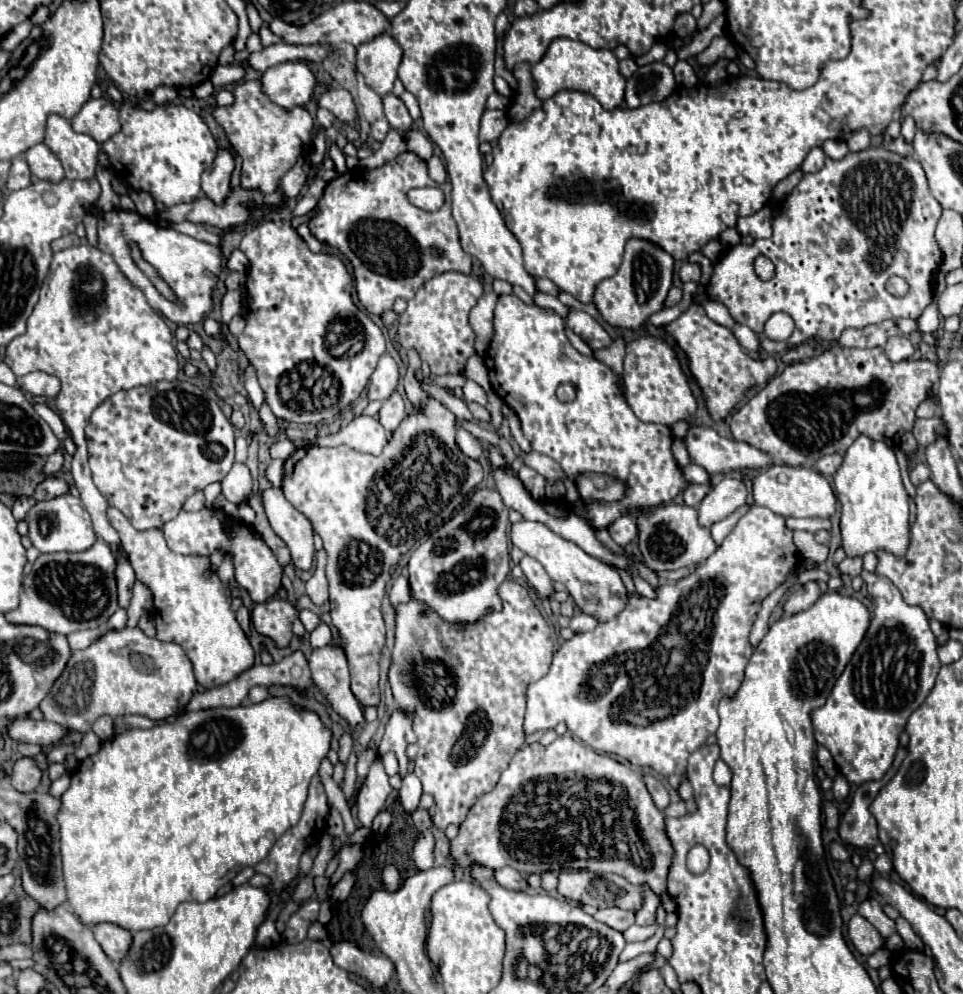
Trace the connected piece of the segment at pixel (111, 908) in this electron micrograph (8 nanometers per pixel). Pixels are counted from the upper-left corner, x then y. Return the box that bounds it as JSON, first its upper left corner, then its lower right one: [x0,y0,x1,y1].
[56,696,330,932]

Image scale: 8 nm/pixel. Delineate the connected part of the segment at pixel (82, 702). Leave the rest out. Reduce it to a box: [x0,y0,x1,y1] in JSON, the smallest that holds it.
[40,628,198,734]

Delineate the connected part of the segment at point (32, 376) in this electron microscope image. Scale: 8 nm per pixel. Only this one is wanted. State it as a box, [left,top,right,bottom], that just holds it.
[16,372,60,396]

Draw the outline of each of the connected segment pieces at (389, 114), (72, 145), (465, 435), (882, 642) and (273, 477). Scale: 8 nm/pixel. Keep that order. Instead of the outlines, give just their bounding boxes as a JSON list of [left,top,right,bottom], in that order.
[[384,94,412,130],[44,114,100,180],[456,430,482,460],[812,572,940,784],[266,460,284,488]]

